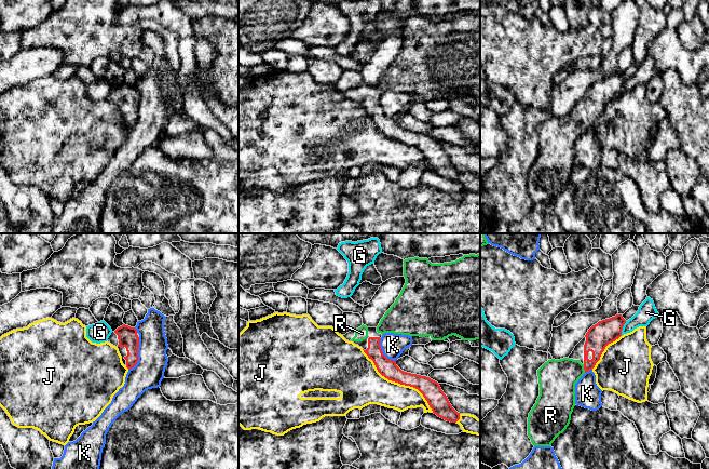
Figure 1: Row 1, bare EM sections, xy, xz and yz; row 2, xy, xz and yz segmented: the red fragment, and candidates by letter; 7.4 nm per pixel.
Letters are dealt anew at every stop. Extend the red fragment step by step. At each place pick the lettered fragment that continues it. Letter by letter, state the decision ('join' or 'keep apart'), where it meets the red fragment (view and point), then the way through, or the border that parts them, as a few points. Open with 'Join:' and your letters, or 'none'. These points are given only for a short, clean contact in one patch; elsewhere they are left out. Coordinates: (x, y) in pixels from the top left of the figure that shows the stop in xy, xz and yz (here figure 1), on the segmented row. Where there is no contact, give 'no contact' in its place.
Join: R
G: keep apart; contact yz (622, 329)
J: keep apart; contact xz (398, 383)
K: keep apart; contact xy (137, 354); border xy (139, 337), (138, 361), (128, 370)
R: join; contact yz (584, 369); way yz (597, 338), (596, 358), (584, 369), (568, 371), (557, 378)

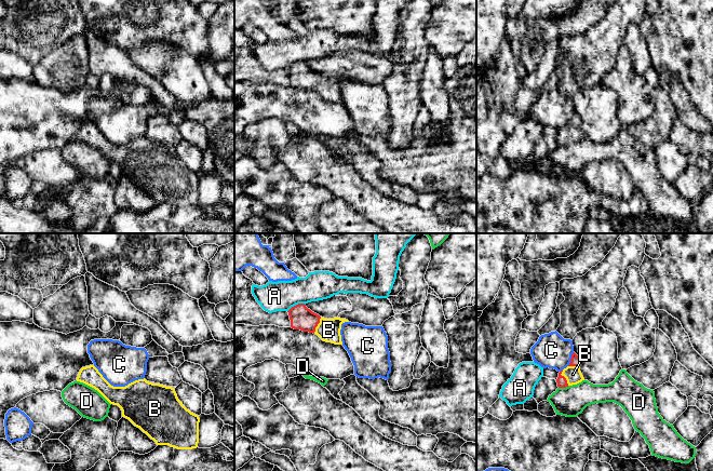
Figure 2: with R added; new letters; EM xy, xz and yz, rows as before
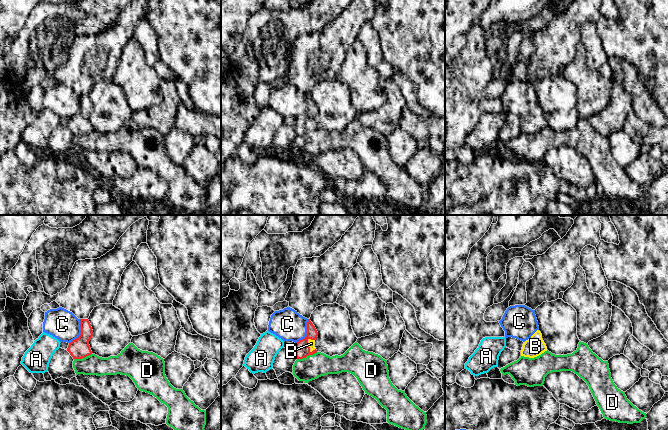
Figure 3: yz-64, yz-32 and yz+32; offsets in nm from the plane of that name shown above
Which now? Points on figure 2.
Join: B
A: keep apart; contact xz (296, 305)
B: join; contact xz (317, 325); way xz (301, 318), (317, 325), (328, 330)
C: keep apart; contact yz (570, 359)
D: keep apart; contact yz (563, 387)

